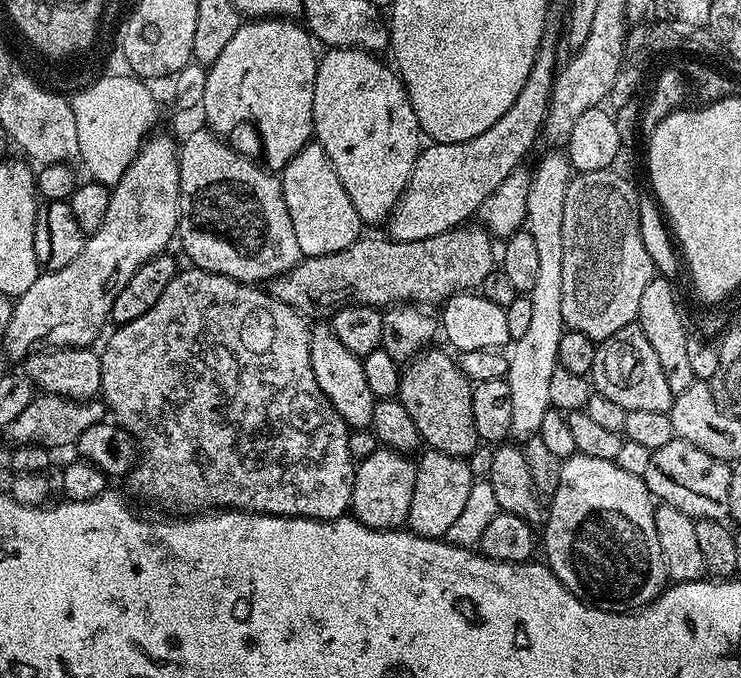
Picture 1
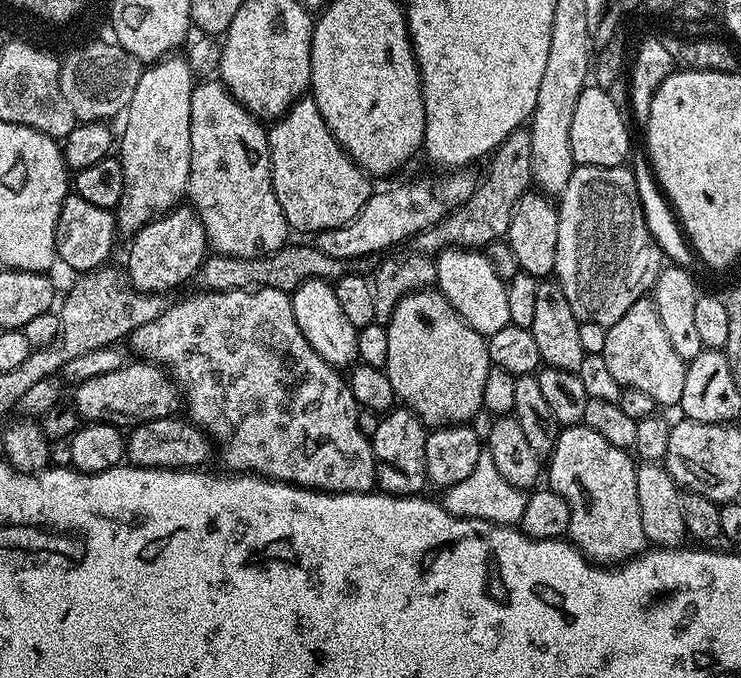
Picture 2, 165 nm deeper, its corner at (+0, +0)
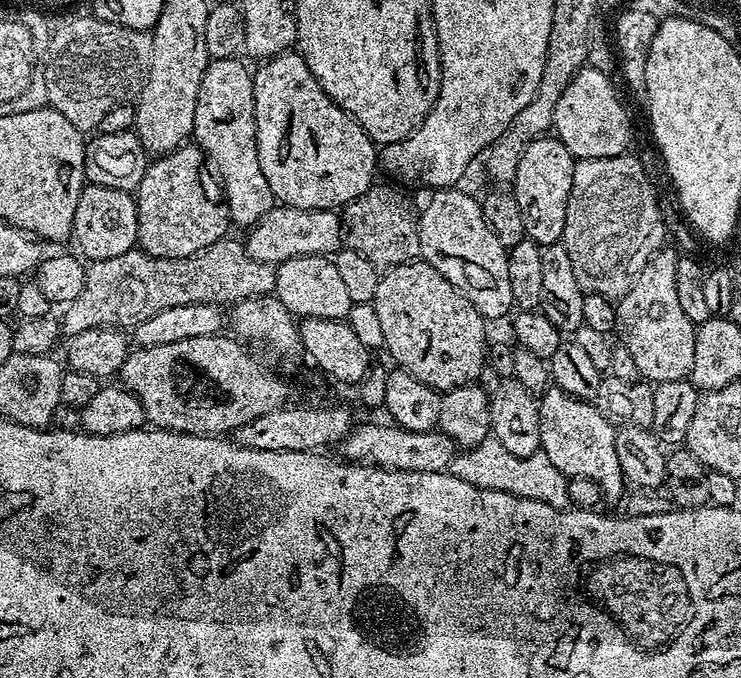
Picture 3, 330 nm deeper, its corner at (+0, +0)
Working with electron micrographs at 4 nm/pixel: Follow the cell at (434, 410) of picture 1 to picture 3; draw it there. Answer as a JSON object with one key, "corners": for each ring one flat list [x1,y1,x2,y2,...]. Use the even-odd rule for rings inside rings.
{"corners":[[417,258,409,264,387,269,378,282,378,294,372,299,372,305,374,310,378,310,378,319,382,325,383,351,392,355,396,363,393,365,399,371,409,372,418,378,418,382,441,394,481,379,480,371,485,371,490,345,490,337,484,329,486,321,458,289,450,286,450,282,446,282,446,278,434,270,434,266]]}

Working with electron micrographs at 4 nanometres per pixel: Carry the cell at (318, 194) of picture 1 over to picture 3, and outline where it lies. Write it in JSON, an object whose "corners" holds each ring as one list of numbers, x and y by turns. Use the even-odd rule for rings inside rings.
{"corners":[[289,50,280,56,272,56,252,72,254,82,254,118,256,119,256,149,258,166,270,182,273,197,280,204,298,210,343,209,372,187,378,176,378,148,358,126,358,122,346,110,342,110,318,86,318,78,310,74,299,51]]}

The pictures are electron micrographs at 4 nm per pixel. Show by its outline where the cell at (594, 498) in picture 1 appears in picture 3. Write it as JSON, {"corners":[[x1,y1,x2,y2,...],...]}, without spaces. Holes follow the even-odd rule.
{"corners":[[552,386,538,400,540,406,540,451,550,458,567,478,590,478,598,482,601,493,616,500,626,489,622,466,618,466,613,421,600,413,595,403,579,400]]}

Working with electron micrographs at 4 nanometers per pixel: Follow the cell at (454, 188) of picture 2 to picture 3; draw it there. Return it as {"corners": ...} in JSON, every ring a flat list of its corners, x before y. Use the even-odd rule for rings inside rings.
{"corners":[[280,204,272,207,257,224,253,224,247,236,248,253,258,258,258,262,266,262,275,266,290,258,302,258,303,256,335,257,345,243,346,228,339,211,298,210]]}

